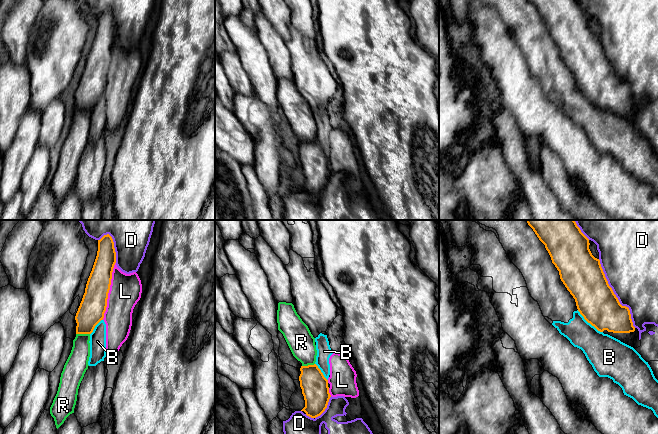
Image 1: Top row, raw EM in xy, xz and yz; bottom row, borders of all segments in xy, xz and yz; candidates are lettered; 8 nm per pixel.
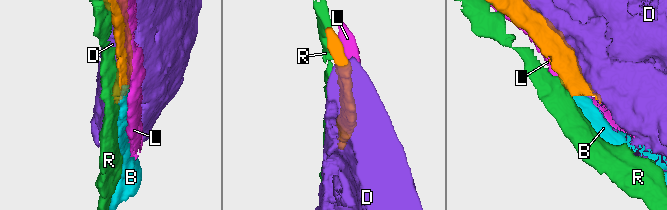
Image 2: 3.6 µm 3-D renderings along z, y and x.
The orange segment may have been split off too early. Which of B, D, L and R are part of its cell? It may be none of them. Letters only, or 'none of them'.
none of them

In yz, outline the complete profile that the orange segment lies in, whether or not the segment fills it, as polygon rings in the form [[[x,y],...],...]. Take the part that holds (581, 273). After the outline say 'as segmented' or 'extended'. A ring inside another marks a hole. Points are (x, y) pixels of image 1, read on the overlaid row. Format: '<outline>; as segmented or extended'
[[[526,220],[539,240],[545,245],[560,279],[573,296],[584,319],[598,331],[608,334],[634,348],[635,327],[630,310],[622,306],[609,286],[600,260],[589,249],[589,239],[574,220]]]; extended

